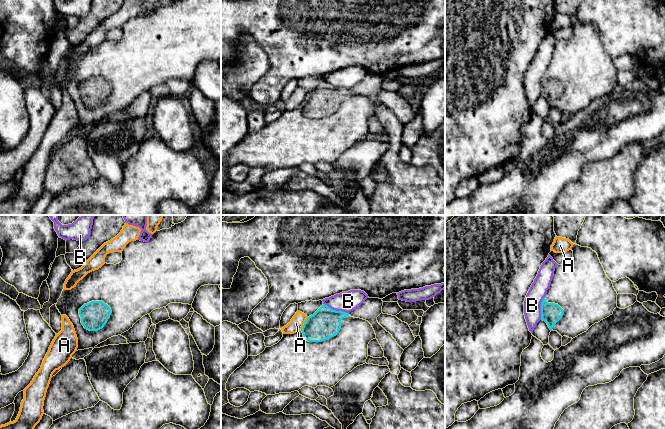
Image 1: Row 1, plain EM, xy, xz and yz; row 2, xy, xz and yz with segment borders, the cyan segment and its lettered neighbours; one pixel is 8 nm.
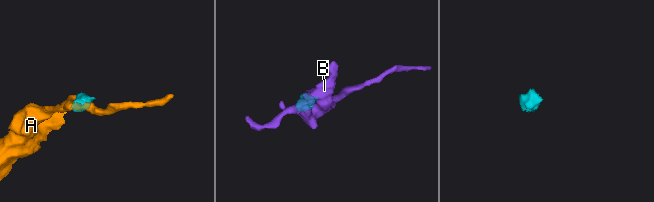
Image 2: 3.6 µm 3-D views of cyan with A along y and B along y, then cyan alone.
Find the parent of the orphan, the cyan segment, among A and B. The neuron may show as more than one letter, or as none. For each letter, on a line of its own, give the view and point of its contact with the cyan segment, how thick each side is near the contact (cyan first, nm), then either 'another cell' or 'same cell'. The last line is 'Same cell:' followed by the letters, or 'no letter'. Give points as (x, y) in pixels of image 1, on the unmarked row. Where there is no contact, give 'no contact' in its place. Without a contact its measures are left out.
A: meets cyan in xz at (304, 99); 240 nm thick on the cyan side, 110 nm on the other; another cell
B: meets cyan in xz at (335, 86); 240 nm thick on the cyan side, 160 nm on the other; another cell
Same cell: no letter

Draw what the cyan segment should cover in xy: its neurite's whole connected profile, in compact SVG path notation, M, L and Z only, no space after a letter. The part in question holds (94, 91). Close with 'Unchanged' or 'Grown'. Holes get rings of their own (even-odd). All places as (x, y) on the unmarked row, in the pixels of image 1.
M175 0L169 5L156 7L148 18L136 16L129 18L123 25L122 37L119 40L105 39L98 46L88 49L77 61L71 66L64 66L56 80L61 91L66 91L73 100L77 114L78 126L95 124L98 120L107 115L121 111L128 107L143 92L150 90L155 85L166 83L170 79L182 79L192 81L198 65L204 61L220 61L221 60L221 0Z. Grown

